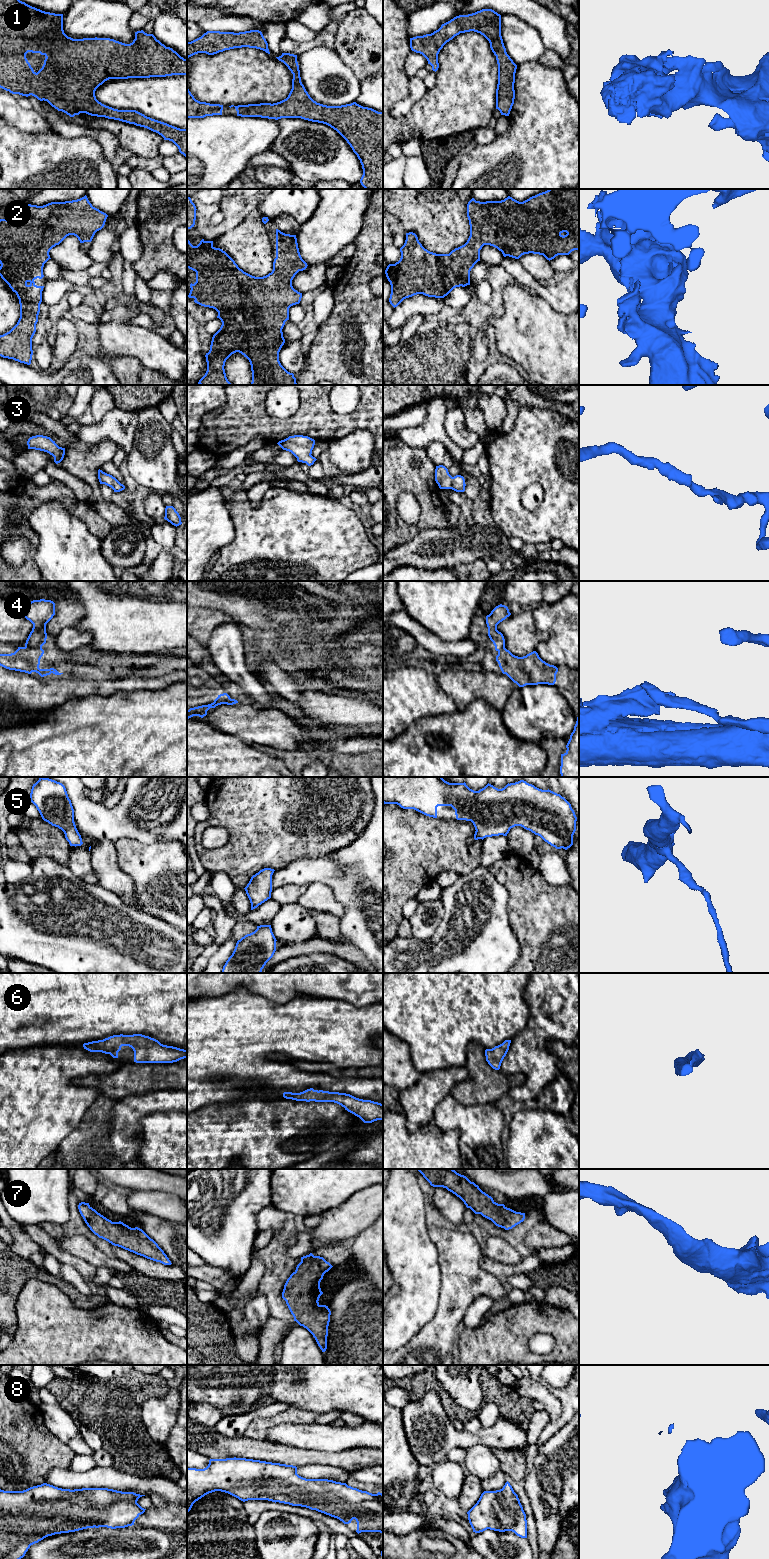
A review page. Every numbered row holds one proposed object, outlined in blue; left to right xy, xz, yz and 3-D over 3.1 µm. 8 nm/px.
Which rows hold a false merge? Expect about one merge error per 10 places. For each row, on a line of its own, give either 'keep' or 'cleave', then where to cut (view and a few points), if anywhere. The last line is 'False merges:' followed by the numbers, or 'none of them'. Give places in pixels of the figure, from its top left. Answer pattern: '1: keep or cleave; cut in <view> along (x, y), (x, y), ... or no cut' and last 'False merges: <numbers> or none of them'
1: keep; no cut
2: keep; no cut
3: keep; no cut
4: keep; no cut
5: keep; no cut
6: keep; no cut
7: keep; no cut
8: keep; no cut
False merges: none of them

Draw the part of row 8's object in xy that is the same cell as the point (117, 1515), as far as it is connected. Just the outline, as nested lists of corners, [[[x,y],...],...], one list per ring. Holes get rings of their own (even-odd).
[[[47,1483],[23,1491],[4,1491],[0,1489],[0,1559],[21,1559],[31,1545],[55,1534],[94,1527],[116,1529],[132,1526],[135,1520],[146,1510],[137,1503],[142,1496],[145,1495],[108,1488],[62,1489]]]

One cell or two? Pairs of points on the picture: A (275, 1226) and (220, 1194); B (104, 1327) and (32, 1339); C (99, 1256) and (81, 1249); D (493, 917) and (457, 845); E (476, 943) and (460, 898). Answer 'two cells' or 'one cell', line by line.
A: two cells
B: one cell
C: one cell
D: two cells
E: one cell

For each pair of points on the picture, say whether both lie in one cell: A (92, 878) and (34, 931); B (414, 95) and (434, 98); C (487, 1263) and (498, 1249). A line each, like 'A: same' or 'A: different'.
A: different
B: different
C: different

